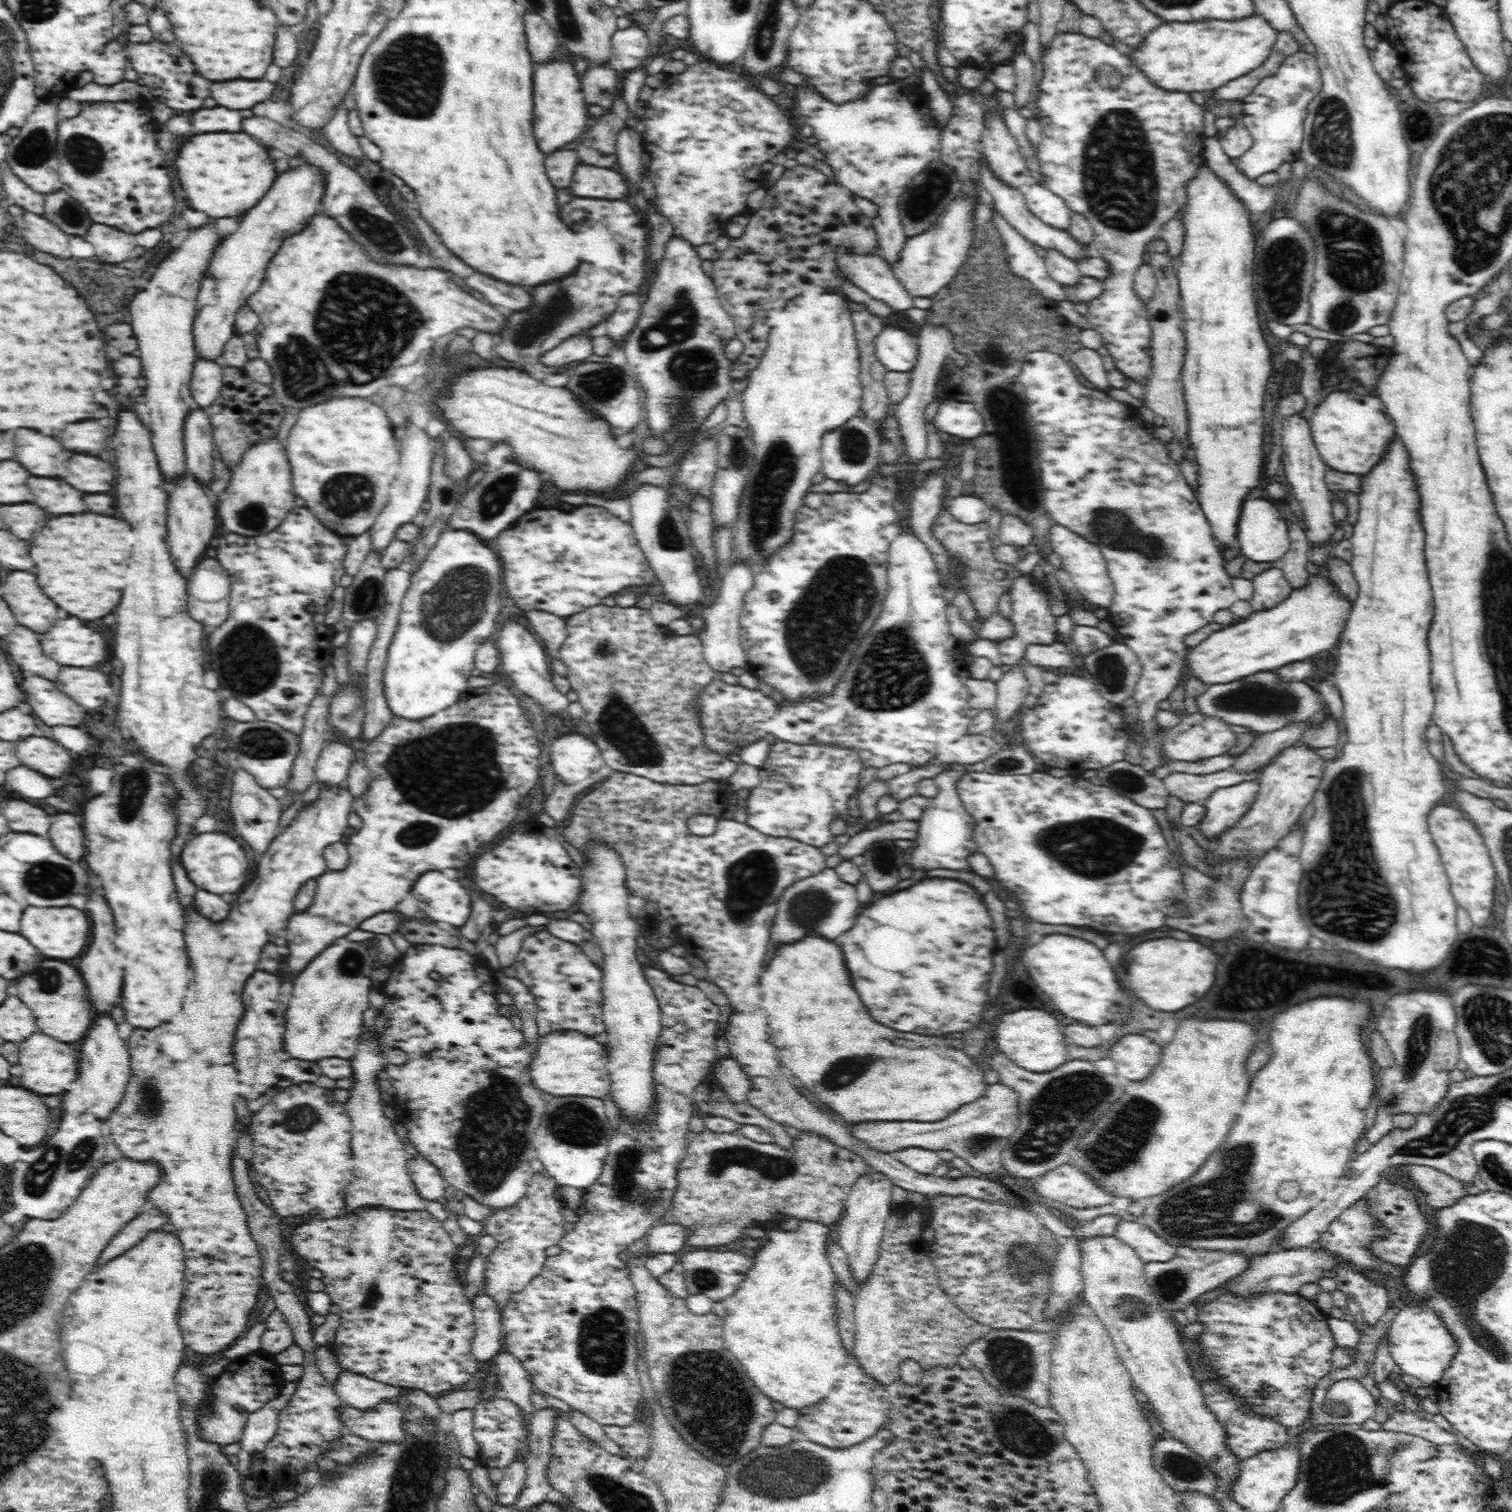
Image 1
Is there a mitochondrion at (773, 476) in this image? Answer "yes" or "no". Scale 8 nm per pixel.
yes

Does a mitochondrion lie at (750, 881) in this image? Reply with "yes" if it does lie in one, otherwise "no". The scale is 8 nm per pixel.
yes

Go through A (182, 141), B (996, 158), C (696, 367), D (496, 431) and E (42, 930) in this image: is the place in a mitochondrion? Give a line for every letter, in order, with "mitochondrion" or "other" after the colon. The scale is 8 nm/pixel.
A: other
B: other
C: mitochondrion
D: other
E: other

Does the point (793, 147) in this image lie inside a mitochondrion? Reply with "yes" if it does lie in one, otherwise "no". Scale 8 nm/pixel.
no

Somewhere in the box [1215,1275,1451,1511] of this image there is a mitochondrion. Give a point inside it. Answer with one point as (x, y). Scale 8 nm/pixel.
(1339, 1467)

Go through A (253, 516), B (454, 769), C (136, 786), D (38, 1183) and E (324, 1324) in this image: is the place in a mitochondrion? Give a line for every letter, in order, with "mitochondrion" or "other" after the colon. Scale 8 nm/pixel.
A: mitochondrion
B: mitochondrion
C: mitochondrion
D: mitochondrion
E: other

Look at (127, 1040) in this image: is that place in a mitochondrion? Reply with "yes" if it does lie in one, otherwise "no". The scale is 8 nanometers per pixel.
no

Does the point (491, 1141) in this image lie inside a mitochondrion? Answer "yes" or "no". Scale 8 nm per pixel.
yes

